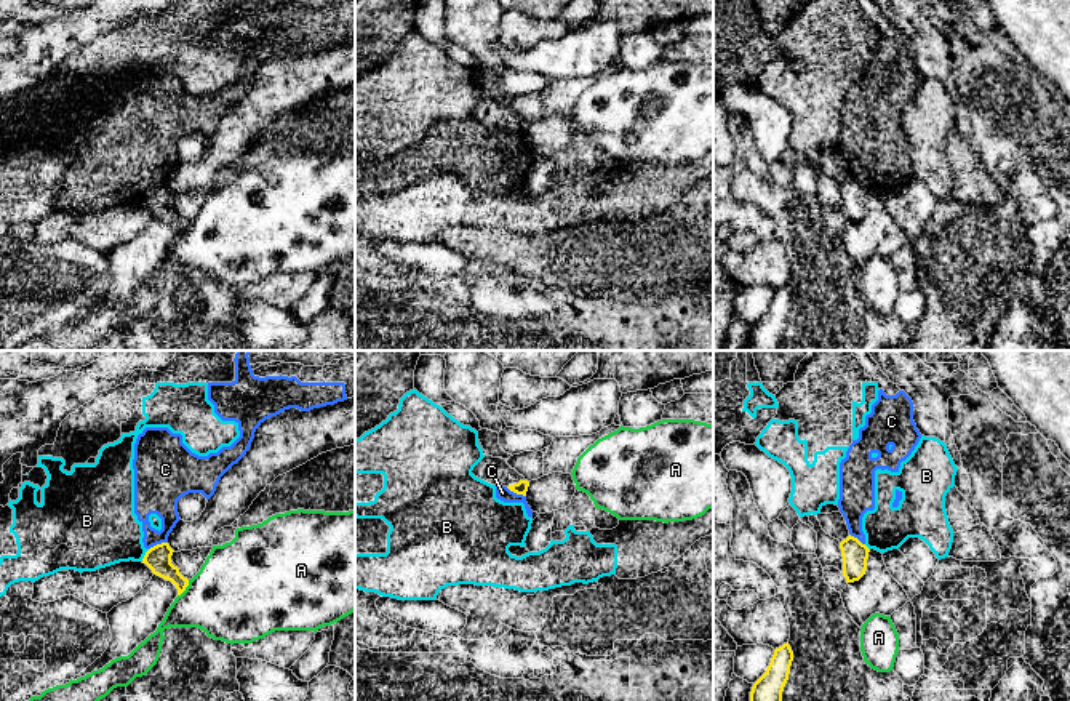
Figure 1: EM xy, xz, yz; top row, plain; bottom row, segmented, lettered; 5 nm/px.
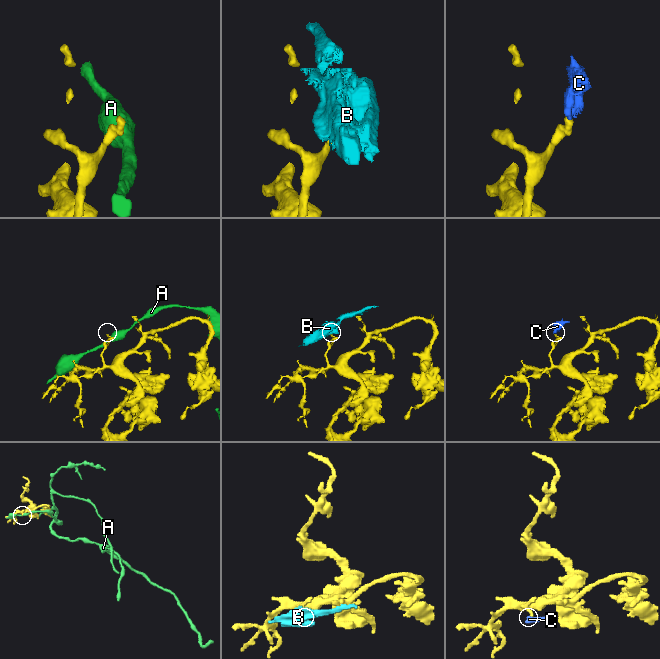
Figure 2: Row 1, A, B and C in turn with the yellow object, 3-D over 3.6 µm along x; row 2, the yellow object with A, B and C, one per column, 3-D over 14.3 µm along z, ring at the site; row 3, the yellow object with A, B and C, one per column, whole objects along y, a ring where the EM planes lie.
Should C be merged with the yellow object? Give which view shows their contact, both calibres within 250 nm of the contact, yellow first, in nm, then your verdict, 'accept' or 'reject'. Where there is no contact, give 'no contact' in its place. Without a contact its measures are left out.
contact in xz; calibres 60 and 70 nm; reject

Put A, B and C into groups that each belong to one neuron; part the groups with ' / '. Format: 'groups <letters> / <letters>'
groups A / B / C

